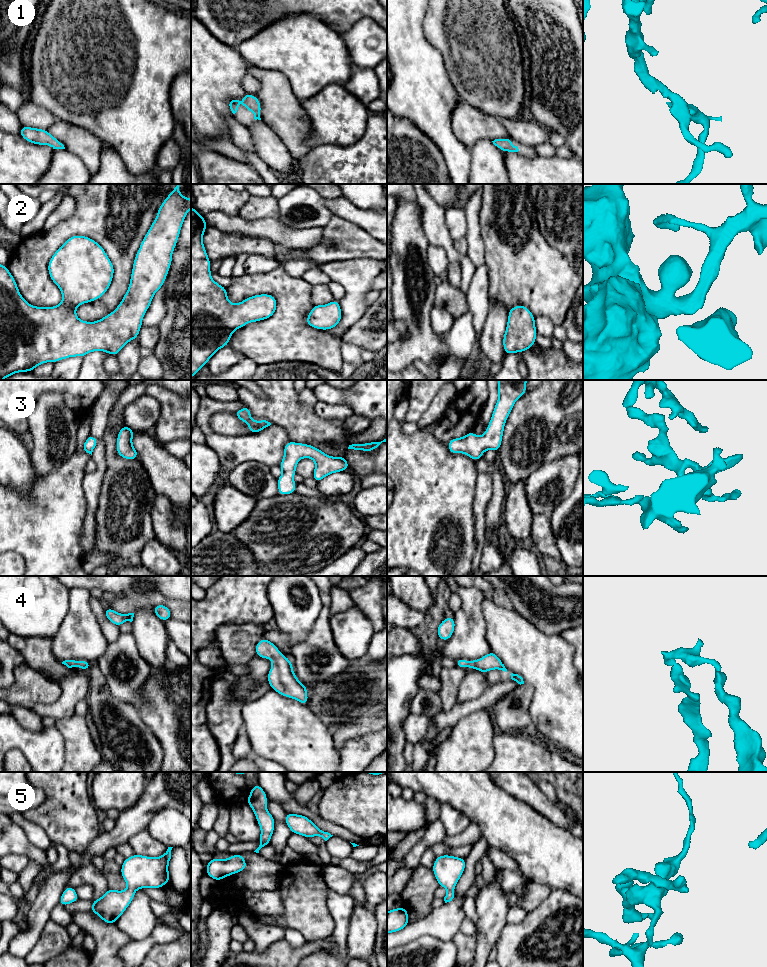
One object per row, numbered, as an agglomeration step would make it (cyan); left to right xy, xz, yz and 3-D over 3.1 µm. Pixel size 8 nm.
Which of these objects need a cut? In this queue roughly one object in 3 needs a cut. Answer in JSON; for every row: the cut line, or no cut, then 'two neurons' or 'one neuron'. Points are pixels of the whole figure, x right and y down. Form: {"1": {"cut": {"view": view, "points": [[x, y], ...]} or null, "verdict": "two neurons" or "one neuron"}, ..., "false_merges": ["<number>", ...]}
{"1": {"cut": null, "verdict": "one neuron"}, "2": {"cut": null, "verdict": "one neuron"}, "3": {"cut": null, "verdict": "one neuron"}, "4": {"cut": null, "verdict": "one neuron"}, "5": {"cut": null, "verdict": "one neuron"}, "false_merges": []}

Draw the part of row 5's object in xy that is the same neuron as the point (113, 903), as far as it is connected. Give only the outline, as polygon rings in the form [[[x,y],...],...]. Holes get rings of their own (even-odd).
[[[171,850],[155,858],[134,854],[125,858],[121,865],[121,875],[127,889],[108,889],[98,900],[92,900],[90,912],[97,914],[105,923],[115,924],[134,899],[135,891],[143,888],[162,888],[170,880],[168,871]]]

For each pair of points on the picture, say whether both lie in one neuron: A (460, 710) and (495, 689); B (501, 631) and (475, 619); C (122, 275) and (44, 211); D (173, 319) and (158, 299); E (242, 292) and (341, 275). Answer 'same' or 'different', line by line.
A: same
B: different
C: different
D: different
E: different

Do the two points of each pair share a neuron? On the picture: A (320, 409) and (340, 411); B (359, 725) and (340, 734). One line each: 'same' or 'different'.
A: same
B: same

